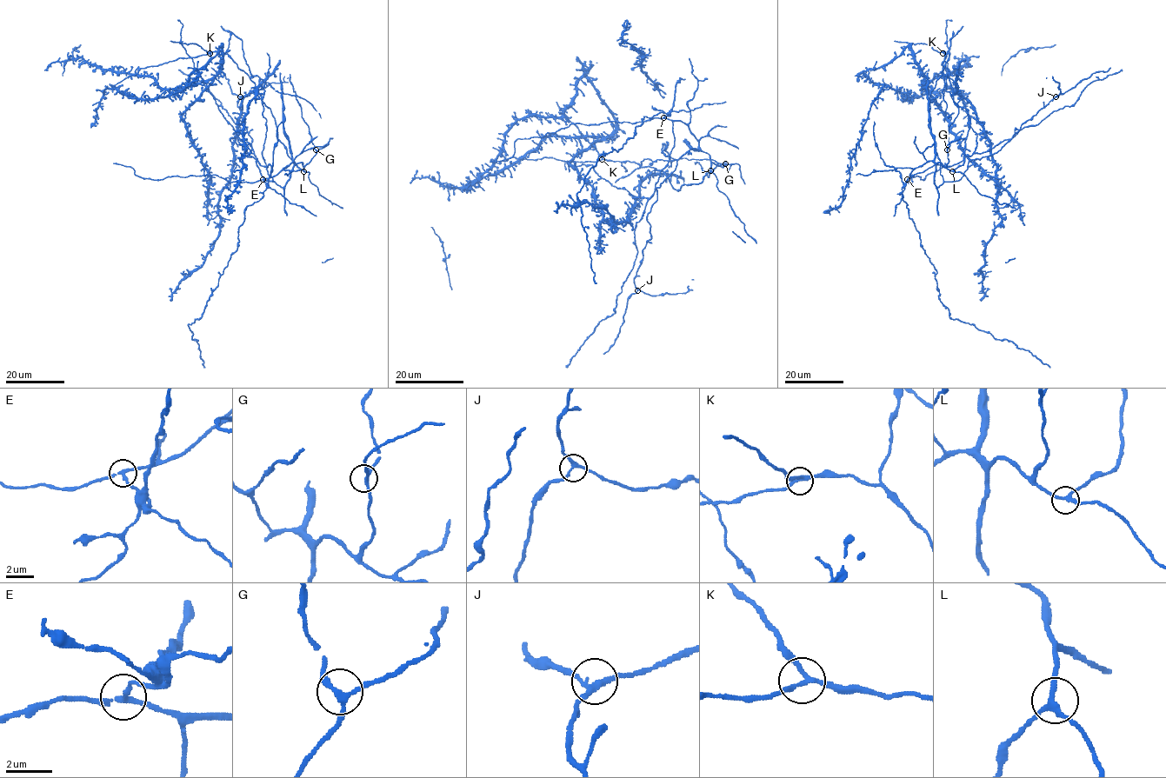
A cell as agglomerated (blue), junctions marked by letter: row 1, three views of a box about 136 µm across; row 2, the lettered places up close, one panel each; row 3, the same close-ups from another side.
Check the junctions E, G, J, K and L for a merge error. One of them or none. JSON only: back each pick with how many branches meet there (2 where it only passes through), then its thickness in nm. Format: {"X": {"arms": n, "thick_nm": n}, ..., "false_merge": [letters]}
{"E": {"arms": 3, "thick_nm": 200}, "false_merge": ["E"]}

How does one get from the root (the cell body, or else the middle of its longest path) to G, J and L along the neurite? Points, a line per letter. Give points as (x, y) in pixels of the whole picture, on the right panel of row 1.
G: (966, 109), (970, 125), (965, 142), (964, 162), (952, 170), (949, 169), (946, 167), (949, 161), (947, 149)
J: (966, 109), (964, 162), (952, 170), (938, 162), (937, 187), (958, 181), (970, 160), (996, 153), (1056, 96)
L: (966, 109), (970, 125), (965, 142), (964, 162), (952, 171)

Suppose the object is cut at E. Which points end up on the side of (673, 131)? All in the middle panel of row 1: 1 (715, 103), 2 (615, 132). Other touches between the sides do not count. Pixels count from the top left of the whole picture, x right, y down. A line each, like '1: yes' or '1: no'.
1: no
2: yes

